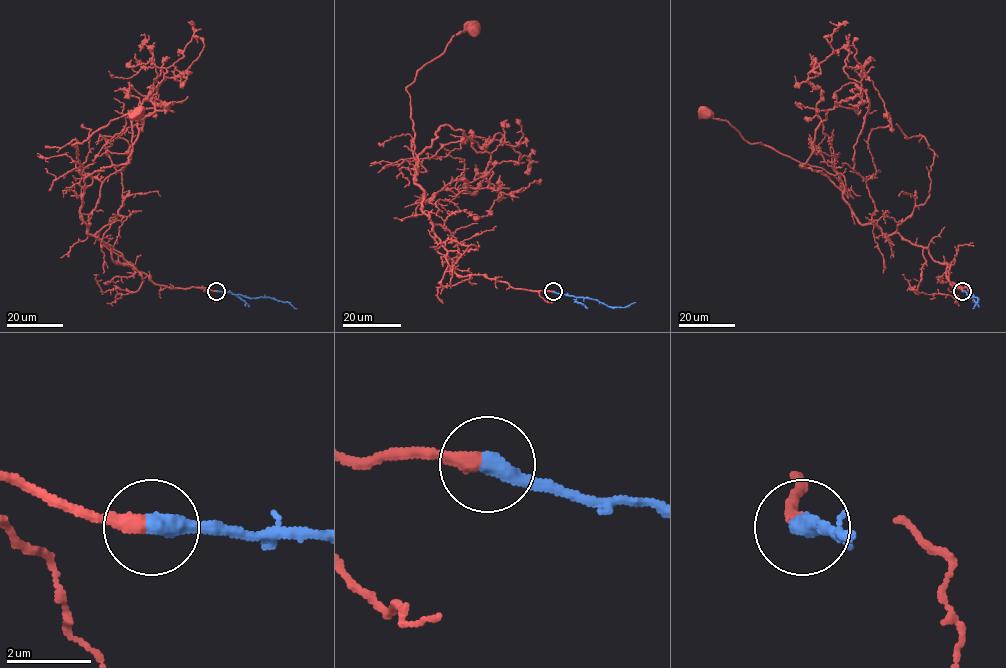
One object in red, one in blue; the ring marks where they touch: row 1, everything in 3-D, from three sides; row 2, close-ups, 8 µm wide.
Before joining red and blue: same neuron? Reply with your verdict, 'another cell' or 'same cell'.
same cell

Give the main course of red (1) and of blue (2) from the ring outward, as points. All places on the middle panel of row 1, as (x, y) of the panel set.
1: (553, 291), (459, 276), (422, 209), (414, 179), (426, 170), (413, 155), (406, 89), (471, 28)
2: (553, 291), (593, 299), (609, 307), (625, 307), (635, 302)

